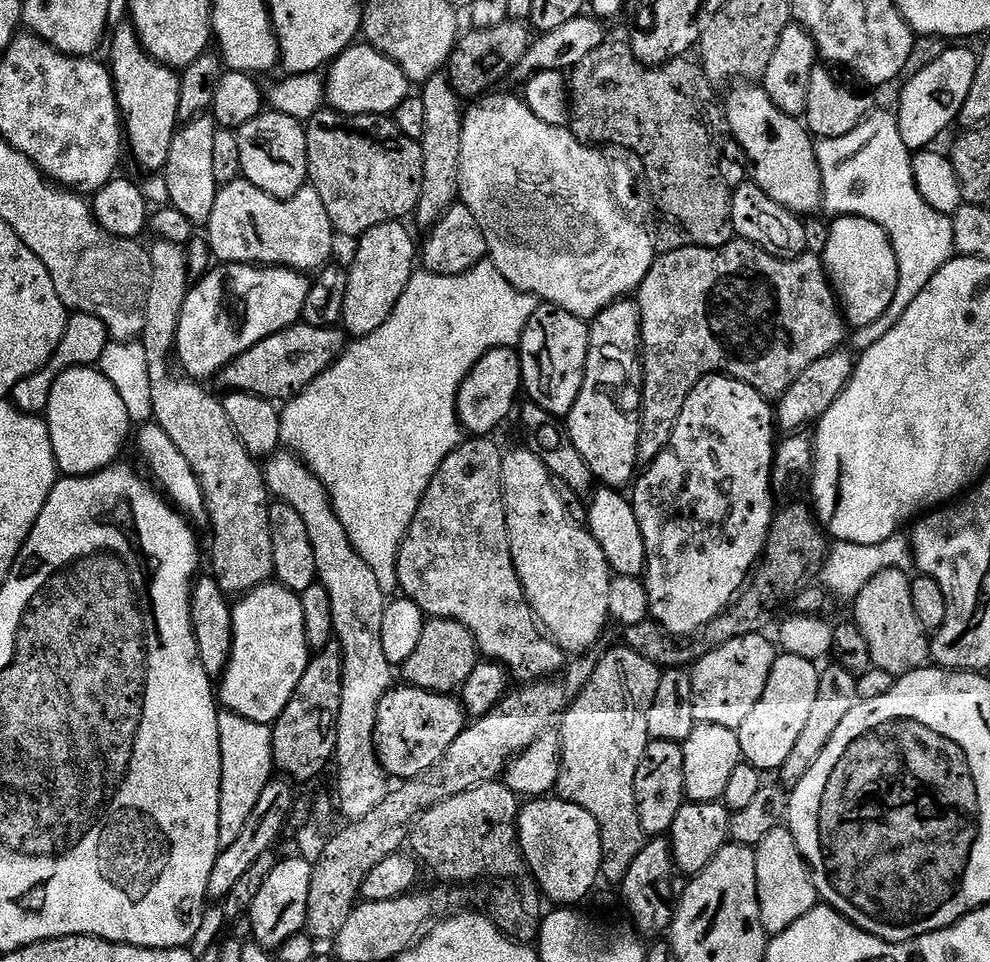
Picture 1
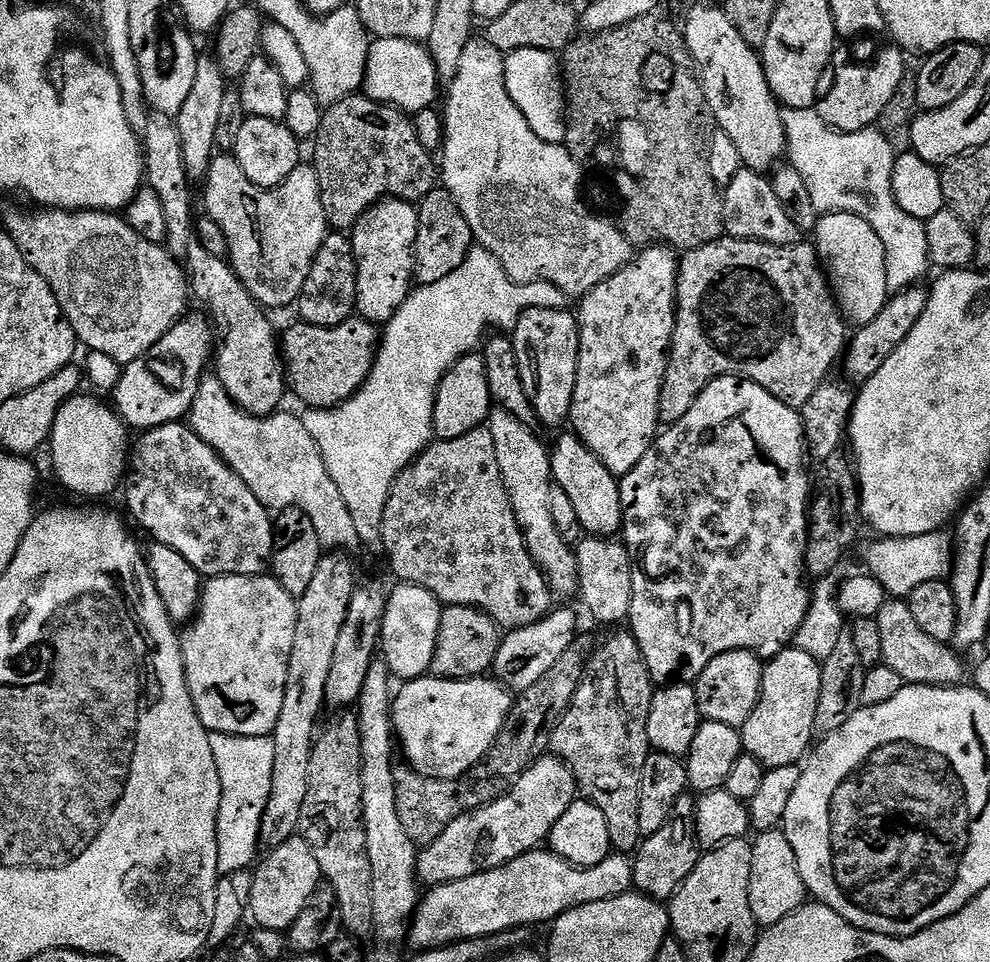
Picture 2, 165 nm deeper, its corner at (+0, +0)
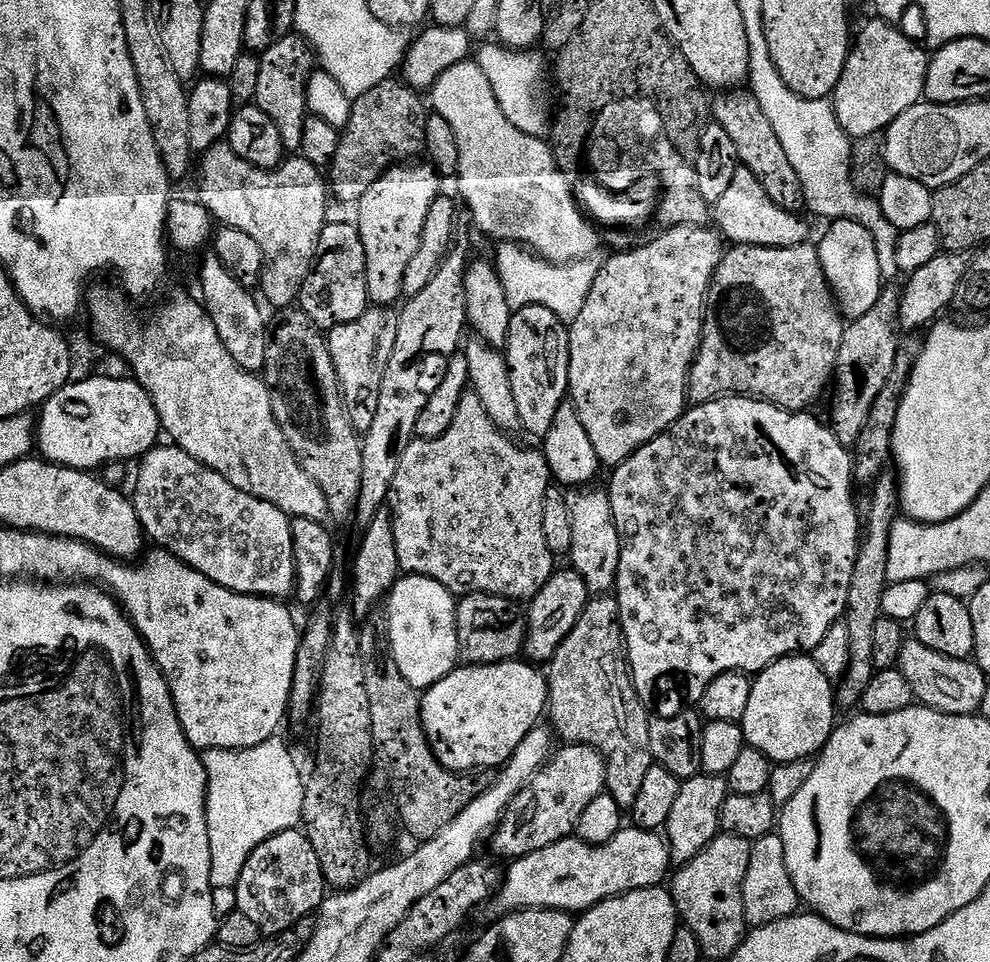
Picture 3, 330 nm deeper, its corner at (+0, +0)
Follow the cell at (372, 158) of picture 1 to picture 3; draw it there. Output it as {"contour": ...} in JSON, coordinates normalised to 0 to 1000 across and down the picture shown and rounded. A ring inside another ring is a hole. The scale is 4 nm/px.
{"contour":[[[404,81],[386,85],[357,104],[354,125],[343,137],[343,151],[333,172],[334,203],[347,212],[363,213],[370,198],[393,175],[427,163],[433,120],[429,101]]]}

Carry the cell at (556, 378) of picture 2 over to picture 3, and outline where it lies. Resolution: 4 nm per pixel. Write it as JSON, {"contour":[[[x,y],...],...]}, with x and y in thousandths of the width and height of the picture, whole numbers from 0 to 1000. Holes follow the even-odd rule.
{"contour":[[[547,318],[520,321],[515,335],[511,371],[525,445],[541,455],[547,455],[556,447],[560,430],[564,430],[564,422],[572,419],[575,411],[576,364],[571,334]]]}

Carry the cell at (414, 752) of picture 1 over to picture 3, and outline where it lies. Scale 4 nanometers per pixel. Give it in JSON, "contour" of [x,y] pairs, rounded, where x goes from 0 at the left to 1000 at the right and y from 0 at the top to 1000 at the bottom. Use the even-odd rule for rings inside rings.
{"contour":[[[525,684],[506,690],[462,692],[454,703],[431,715],[424,733],[430,767],[448,798],[476,804],[501,800],[512,794],[527,767],[551,747],[554,705],[542,691]]]}

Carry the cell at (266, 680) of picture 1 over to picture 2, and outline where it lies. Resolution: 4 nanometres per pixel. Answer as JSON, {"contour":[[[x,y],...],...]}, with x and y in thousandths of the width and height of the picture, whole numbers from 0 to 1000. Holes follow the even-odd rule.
{"contour":[[[274,598],[216,599],[205,608],[198,642],[182,662],[184,688],[196,738],[211,761],[237,765],[274,765],[289,721],[293,675],[297,673],[297,651],[301,647],[300,621],[289,617]]]}

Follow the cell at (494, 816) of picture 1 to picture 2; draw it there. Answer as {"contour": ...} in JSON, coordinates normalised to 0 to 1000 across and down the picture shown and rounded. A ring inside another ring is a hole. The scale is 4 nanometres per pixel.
{"contour":[[[408,792],[401,793],[399,800],[398,825],[402,834],[402,851],[421,879],[431,879],[438,875],[438,871],[442,871],[442,867],[446,867],[446,863],[451,863],[451,859],[459,854],[459,850],[499,834],[511,822],[511,811],[508,807],[488,809],[489,811],[439,811],[418,801]]]}

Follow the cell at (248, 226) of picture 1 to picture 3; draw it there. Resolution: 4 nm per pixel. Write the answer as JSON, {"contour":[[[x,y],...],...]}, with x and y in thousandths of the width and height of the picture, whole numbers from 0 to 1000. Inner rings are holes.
{"contour":[[[229,148],[218,150],[211,158],[205,159],[200,166],[200,179],[202,175],[202,204],[200,203],[201,211],[206,213],[206,216],[213,222],[215,230],[221,231],[228,237],[239,237],[245,239],[246,242],[253,243],[253,247],[257,247],[257,252],[261,252],[261,256],[265,259],[265,268],[267,269],[267,284],[263,290],[262,302],[267,304],[266,311],[276,316],[276,321],[286,322],[294,320],[302,313],[303,302],[309,293],[311,286],[315,284],[315,277],[319,272],[319,261],[321,260],[321,252],[325,247],[325,239],[328,233],[332,232],[333,225],[331,225],[331,208],[333,209],[333,195],[329,190],[329,183],[322,174],[314,170],[313,167],[306,164],[291,164],[282,175],[269,176],[258,175],[253,173],[253,168],[248,168],[244,164],[240,164],[240,160],[236,160],[236,156]]]}

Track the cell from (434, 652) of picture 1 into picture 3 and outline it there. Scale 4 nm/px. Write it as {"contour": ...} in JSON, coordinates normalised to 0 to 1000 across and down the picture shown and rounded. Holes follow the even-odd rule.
{"contour":[[[486,615],[466,620],[461,630],[461,650],[465,686],[470,691],[506,690],[508,686],[520,686],[528,679],[533,646],[530,633],[522,625]]]}

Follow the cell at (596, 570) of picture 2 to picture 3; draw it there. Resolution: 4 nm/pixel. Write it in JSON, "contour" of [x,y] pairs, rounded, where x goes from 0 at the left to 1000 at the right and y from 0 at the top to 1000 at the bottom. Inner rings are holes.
{"contour":[[[577,508],[571,512],[579,544],[579,567],[574,580],[577,589],[587,597],[597,619],[611,619],[622,608],[627,582],[627,561],[619,541],[618,524],[611,508]]]}

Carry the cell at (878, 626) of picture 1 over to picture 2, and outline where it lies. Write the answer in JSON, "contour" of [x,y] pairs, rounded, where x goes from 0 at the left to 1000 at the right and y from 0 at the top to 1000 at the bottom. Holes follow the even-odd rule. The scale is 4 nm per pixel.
{"contour":[[[901,622],[893,628],[884,644],[887,655],[891,658],[892,691],[909,701],[914,712],[918,711],[947,711],[951,713],[966,713],[974,703],[974,690],[965,682],[959,670],[943,667],[939,659],[934,659],[923,638],[919,638],[919,630],[909,622]]]}

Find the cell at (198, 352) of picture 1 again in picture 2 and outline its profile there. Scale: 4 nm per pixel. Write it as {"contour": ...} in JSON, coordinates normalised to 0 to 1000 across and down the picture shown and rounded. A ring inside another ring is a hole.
{"contour":[[[190,326],[176,338],[146,370],[124,379],[115,411],[115,423],[133,447],[148,447],[185,438],[194,427],[202,396],[216,370],[216,341],[211,330]],[[211,337],[211,338],[210,338]]]}

